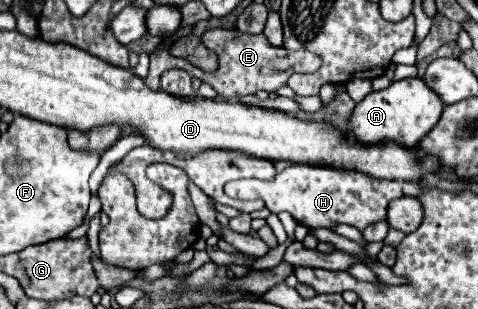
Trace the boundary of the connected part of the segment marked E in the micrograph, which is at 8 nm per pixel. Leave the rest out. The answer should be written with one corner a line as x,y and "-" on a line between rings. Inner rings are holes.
210,29
202,35
202,43
206,49
214,51
218,55
218,69
212,73
202,71
200,67
194,67
188,59
182,57
172,57
168,53
168,45
164,45
162,51
152,51
150,55
150,73
144,79
146,85
150,89
160,89
160,75
168,69
184,69
188,71
192,77
198,77
200,81
212,85
212,89
226,101
234,101
238,97
244,95
254,95
256,91
268,91
274,93
280,87
284,87
288,83
288,77
294,73
292,69
296,69
300,65
300,73
312,73
320,67
320,57
316,57
316,53
308,53
308,49
298,49
298,51
290,51
284,47
274,47
268,43
268,39
260,33
260,35
248,35
242,33
238,29

